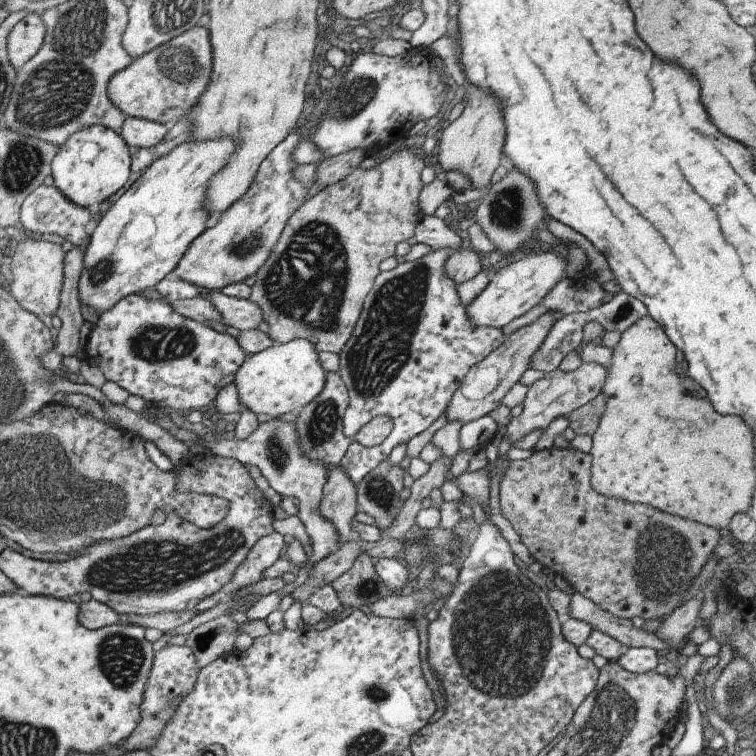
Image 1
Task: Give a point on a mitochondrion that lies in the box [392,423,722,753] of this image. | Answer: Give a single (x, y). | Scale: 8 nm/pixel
(501, 635)

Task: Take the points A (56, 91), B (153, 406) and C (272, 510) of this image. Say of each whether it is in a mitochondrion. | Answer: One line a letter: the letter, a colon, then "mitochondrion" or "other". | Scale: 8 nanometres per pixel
A: mitochondrion
B: other
C: other

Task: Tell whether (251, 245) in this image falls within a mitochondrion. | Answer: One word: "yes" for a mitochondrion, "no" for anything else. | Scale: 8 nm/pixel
yes

